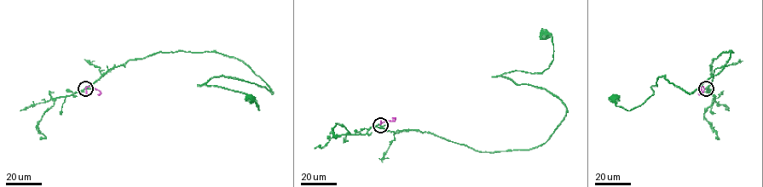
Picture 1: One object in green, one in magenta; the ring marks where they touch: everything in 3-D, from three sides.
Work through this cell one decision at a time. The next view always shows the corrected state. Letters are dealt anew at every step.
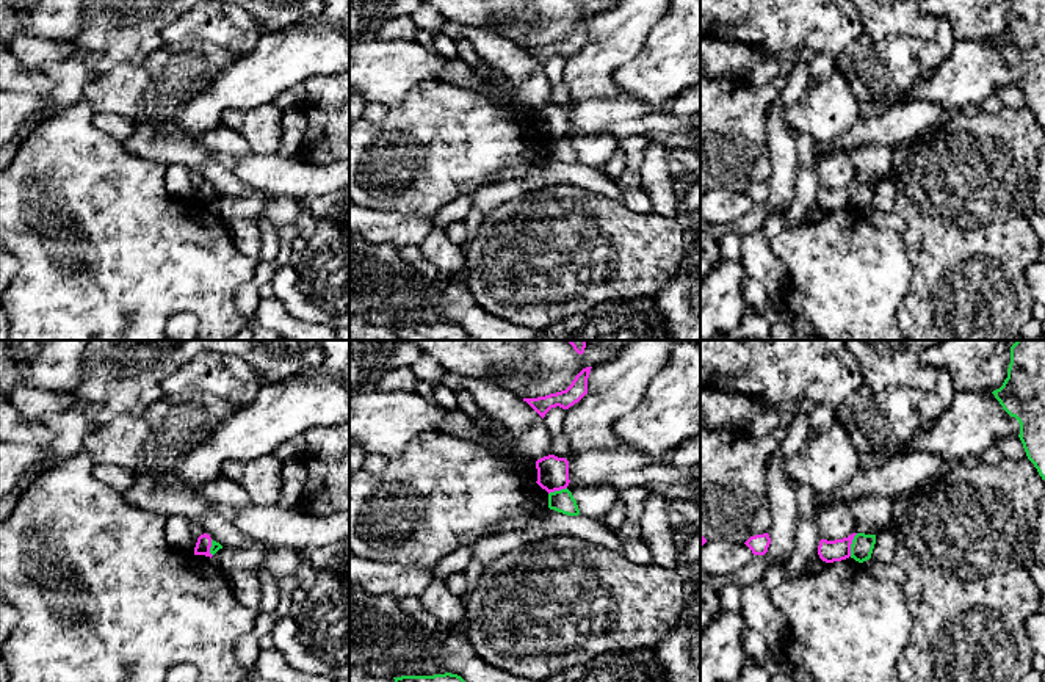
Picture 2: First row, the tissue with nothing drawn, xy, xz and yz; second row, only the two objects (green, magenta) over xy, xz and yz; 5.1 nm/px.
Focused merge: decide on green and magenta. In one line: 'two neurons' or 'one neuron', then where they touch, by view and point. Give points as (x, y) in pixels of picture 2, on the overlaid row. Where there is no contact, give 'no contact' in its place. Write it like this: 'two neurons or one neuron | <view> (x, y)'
two neurons | yz (851, 544)

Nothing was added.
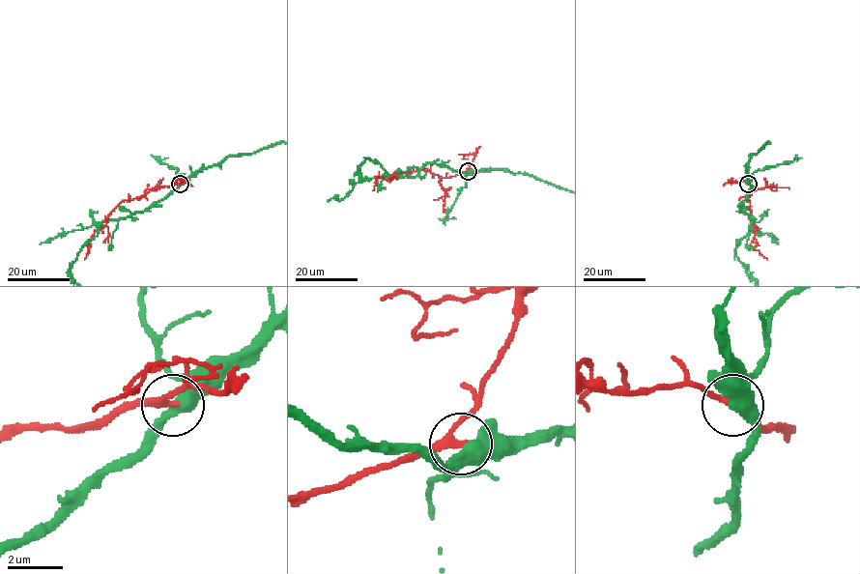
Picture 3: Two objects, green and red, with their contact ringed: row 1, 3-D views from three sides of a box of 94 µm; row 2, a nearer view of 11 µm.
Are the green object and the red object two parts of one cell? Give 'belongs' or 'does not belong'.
does not belong

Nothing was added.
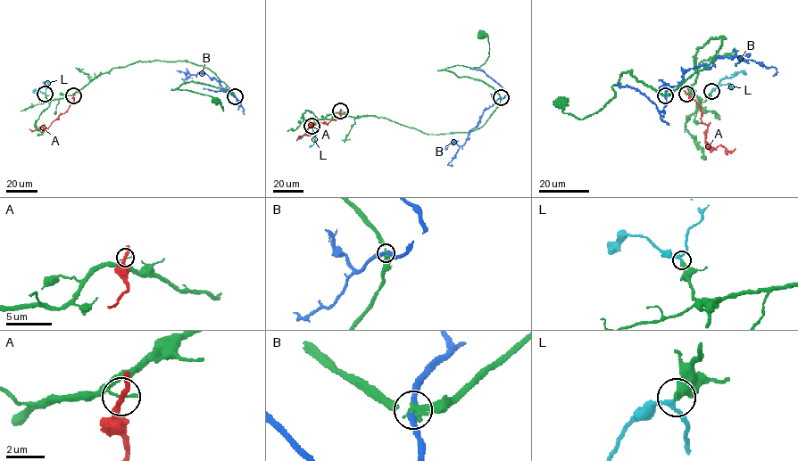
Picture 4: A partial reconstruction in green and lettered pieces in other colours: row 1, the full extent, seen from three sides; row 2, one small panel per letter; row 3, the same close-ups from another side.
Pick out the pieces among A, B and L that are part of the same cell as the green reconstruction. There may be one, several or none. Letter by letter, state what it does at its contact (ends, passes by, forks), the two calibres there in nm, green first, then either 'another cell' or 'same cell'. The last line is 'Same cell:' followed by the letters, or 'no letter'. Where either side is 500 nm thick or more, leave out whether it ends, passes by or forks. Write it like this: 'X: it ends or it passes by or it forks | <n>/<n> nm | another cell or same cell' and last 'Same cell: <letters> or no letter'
A: it passes by | 130/220 nm | another cell
B: it passes by | 300/280 nm | another cell
L: it passes by | 360/170 nm | same cell
Same cell: L

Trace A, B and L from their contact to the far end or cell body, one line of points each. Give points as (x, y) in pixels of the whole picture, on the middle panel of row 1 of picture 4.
A: (340, 111), (338, 119), (327, 123), (313, 123), (296, 140)
B: (501, 98), (483, 111), (477, 125), (448, 164), (451, 163)
L: (311, 126), (315, 135), (314, 142), (310, 147)

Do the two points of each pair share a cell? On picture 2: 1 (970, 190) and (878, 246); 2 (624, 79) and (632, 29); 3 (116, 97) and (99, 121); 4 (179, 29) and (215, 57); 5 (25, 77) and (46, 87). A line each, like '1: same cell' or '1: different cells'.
1: different cells
2: different cells
3: different cells
4: different cells
5: same cell

